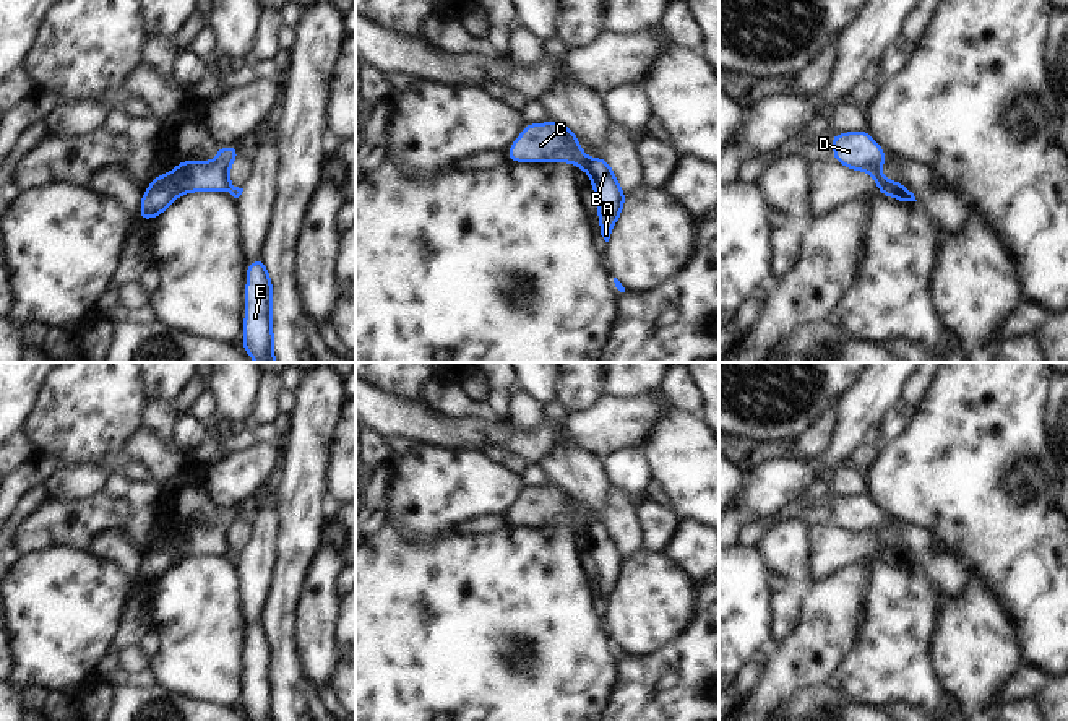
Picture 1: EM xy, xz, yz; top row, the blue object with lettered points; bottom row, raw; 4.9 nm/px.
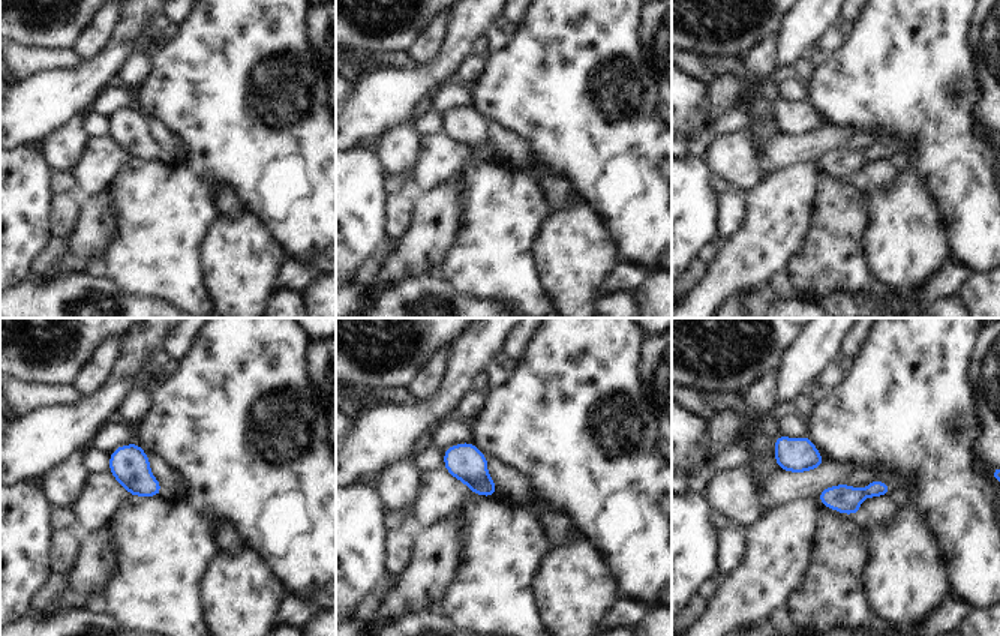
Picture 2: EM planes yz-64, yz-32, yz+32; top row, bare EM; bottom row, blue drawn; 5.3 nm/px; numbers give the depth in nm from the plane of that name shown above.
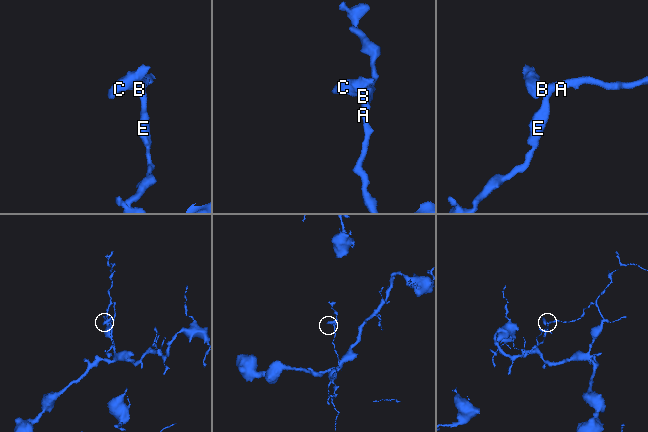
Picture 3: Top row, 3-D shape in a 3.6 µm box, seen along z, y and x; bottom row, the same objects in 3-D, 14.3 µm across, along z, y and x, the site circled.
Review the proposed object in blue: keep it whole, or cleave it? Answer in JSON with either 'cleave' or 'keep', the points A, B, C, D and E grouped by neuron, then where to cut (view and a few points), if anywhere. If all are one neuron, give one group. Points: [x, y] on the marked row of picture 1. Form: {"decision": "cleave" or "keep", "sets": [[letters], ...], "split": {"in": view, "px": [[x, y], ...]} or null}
{"decision": "cleave", "sets": [["A", "B", "E"], ["C", "D"]], "split": {"in": "xz", "px": [[593, 158], [586, 169]]}}

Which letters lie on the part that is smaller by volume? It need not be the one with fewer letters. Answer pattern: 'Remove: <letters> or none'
Remove: C, D

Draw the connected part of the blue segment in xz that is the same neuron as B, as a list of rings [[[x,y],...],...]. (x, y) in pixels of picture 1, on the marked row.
[[[592,158],[588,174],[597,198],[597,222],[601,224],[601,235],[605,242],[609,242],[612,227],[617,224],[622,214],[627,195],[623,193],[607,159]]]

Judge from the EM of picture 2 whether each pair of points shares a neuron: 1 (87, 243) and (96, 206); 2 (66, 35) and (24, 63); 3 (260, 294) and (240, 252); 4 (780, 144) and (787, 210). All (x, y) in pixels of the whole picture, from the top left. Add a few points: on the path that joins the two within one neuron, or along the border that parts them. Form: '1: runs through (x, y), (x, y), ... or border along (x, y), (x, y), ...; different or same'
1: runs through (92, 234), (95, 215); same
2: border along (15, 41), (45, 48), (74, 48); different
3: runs through (249, 284), (240, 273), (240, 263); same
4: border along (816, 162), (798, 162), (760, 182); different

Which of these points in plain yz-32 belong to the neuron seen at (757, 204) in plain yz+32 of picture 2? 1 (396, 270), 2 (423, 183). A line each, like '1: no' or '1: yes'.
1: yes
2: no

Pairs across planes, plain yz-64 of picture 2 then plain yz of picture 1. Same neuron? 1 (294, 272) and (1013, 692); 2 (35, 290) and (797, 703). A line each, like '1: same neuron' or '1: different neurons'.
1: same neuron
2: same neuron

